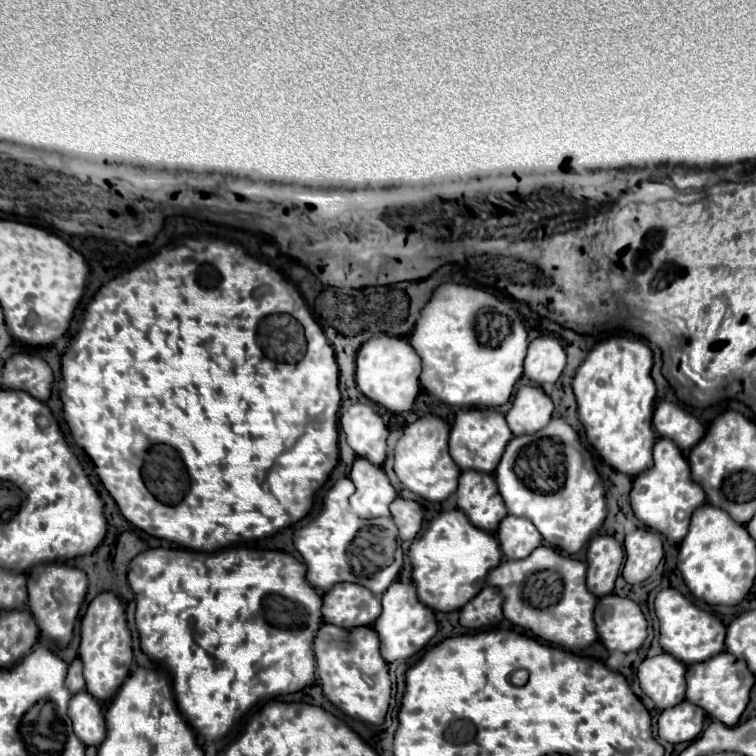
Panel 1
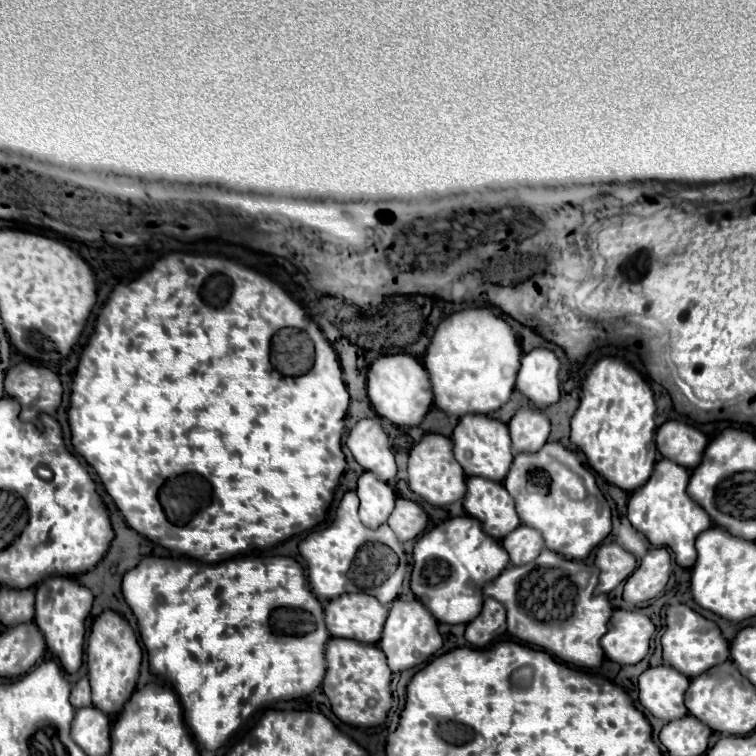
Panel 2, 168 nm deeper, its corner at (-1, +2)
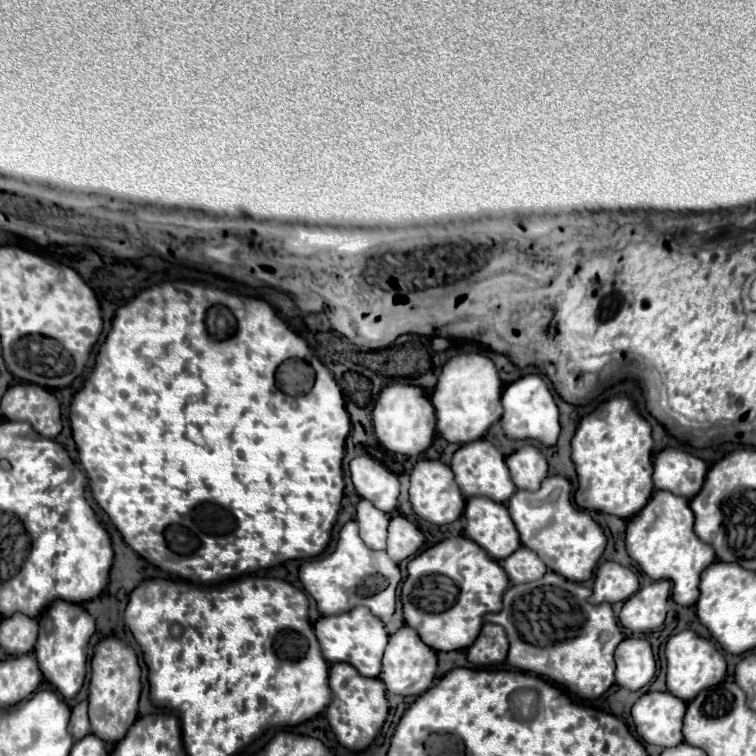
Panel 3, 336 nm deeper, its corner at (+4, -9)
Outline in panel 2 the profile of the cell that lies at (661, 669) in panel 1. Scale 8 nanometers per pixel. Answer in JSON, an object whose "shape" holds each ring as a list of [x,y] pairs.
{"shape":[[[672,666],[648,668],[638,678],[640,704],[654,716],[664,722],[678,720],[688,714],[684,706],[684,694],[688,690],[690,678]]]}

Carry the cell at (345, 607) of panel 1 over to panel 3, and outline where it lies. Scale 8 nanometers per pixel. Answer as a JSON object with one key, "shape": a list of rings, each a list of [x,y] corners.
{"shape":[[[355,607],[347,613],[341,615],[331,615],[331,617],[319,617],[315,621],[315,635],[319,639],[323,657],[329,663],[351,663],[361,675],[365,677],[379,677],[381,675],[381,655],[385,651],[387,643],[387,631],[381,619],[375,615],[369,615],[365,607]]]}

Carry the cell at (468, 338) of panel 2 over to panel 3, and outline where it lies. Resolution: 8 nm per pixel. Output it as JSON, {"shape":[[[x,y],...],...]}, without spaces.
{"shape":[[[461,351],[455,357],[449,357],[441,367],[435,391],[431,393],[431,403],[437,411],[437,431],[451,443],[481,439],[503,413],[501,395],[503,383],[491,357],[477,351]]]}

